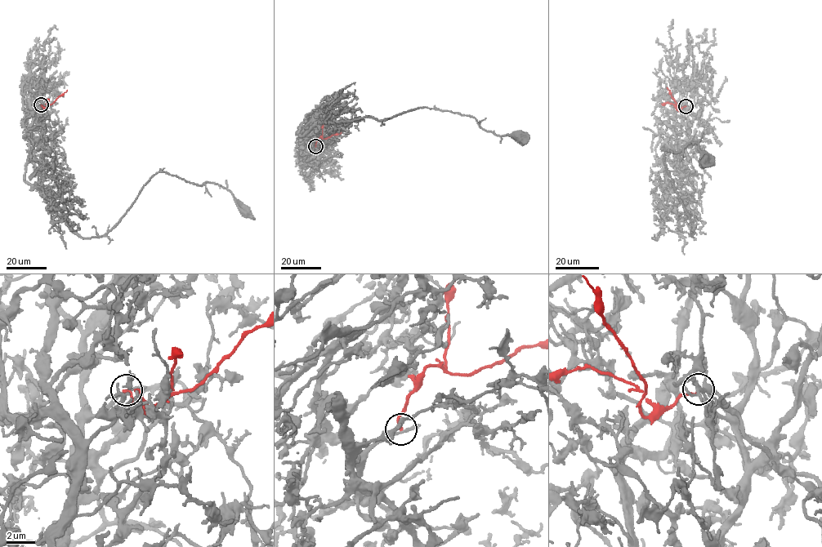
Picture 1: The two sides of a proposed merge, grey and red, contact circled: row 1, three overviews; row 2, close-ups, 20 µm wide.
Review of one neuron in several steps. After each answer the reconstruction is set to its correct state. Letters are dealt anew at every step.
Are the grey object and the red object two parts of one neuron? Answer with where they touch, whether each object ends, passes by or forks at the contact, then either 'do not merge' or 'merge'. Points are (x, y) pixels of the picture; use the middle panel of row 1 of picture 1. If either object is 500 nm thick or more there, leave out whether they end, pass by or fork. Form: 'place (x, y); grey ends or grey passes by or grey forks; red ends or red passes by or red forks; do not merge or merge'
place (315, 146); grey passes by; red ends; do not merge

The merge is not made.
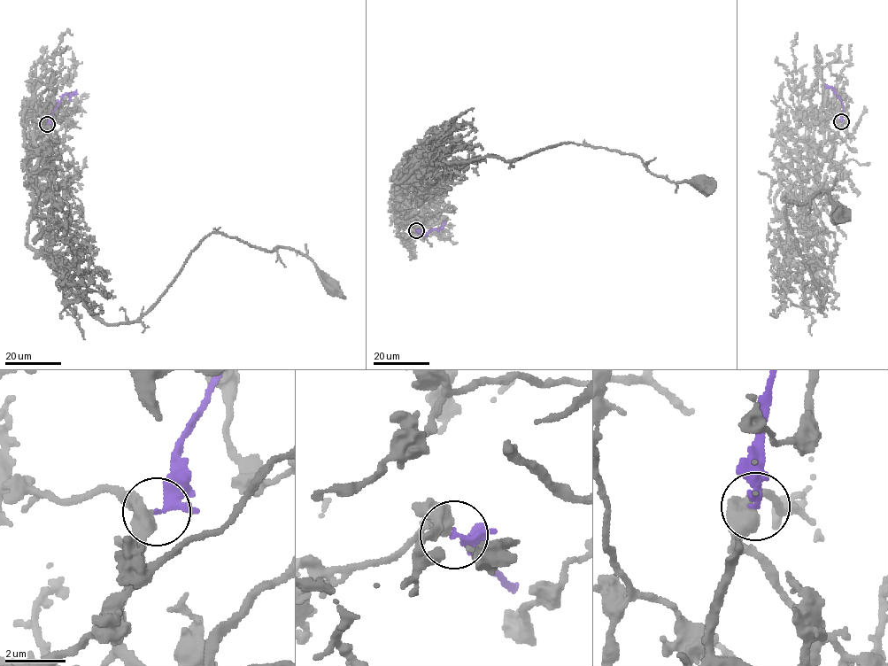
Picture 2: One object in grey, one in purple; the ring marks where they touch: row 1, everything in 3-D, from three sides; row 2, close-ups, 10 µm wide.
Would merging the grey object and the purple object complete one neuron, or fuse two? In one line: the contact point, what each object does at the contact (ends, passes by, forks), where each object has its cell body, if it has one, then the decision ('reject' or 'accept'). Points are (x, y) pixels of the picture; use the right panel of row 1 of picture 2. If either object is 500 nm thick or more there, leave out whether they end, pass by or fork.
(841, 121) | grey passes by | purple passes by | grey (837, 216) | purple none | accept

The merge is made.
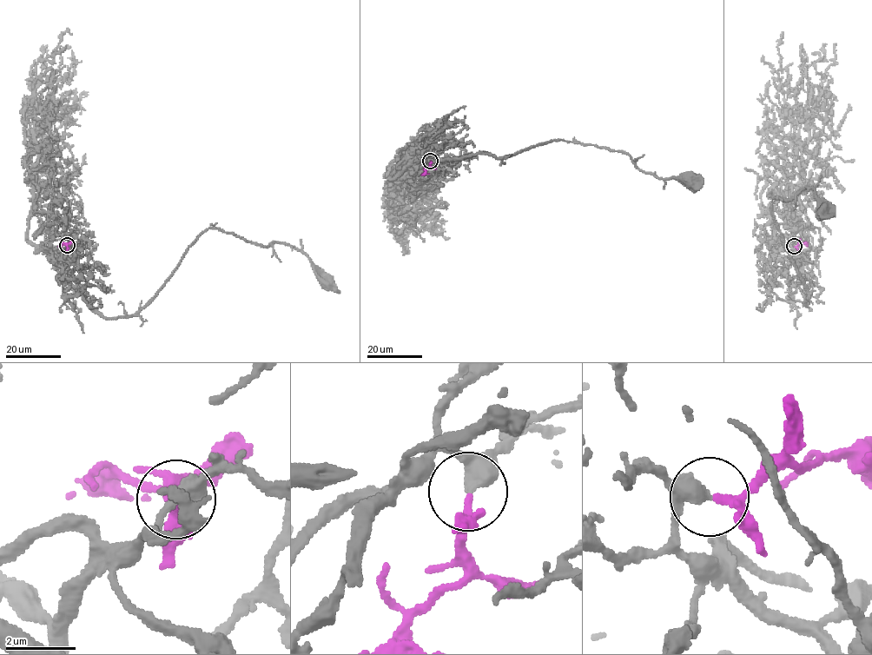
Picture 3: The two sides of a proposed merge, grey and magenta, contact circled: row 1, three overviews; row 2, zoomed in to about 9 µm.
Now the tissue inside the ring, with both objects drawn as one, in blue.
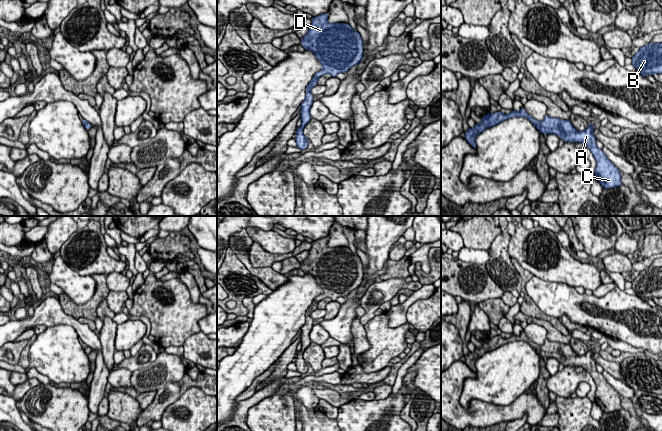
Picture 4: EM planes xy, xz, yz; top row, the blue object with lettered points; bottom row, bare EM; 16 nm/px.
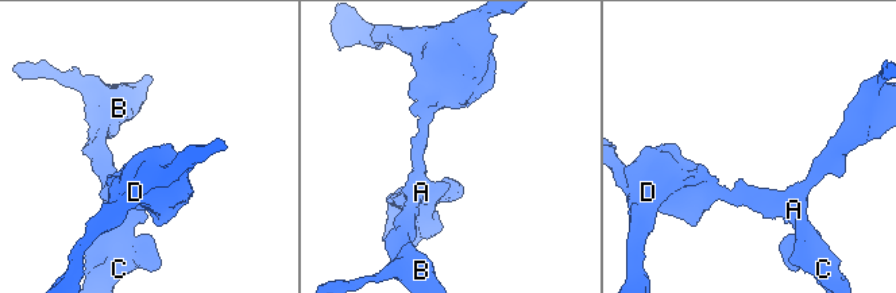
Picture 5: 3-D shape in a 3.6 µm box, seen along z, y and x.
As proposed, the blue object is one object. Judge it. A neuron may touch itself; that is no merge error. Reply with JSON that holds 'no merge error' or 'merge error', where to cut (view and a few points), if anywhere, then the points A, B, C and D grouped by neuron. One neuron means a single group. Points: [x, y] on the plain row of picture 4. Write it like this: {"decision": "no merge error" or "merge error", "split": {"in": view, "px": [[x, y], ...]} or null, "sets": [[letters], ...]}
{"decision": "no merge error", "split": null, "sets": [["A", "B", "C", "D"]]}

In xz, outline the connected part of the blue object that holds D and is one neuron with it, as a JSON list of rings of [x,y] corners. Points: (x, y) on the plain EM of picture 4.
[[[329,236],[312,241],[308,257],[301,263],[300,268],[306,274],[312,275],[323,293],[315,297],[312,304],[306,311],[305,324],[301,327],[301,351],[295,357],[297,372],[305,374],[308,370],[308,363],[303,358],[303,352],[311,344],[310,332],[314,319],[310,314],[318,308],[318,303],[324,298],[331,298],[336,301],[339,297],[346,297],[351,291],[357,289],[363,282],[363,265],[361,259],[356,256],[348,247],[328,247]]]

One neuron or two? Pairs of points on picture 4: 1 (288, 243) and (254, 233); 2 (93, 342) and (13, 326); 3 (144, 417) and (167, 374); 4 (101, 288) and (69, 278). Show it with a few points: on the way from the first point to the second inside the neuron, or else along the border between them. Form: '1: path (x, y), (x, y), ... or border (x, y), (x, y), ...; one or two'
1: path (280, 243), (273, 243), (262, 237); one
2: path (74, 323), (67, 319), (35, 319), (33, 321); one
3: border (165, 386), (156, 391); two
4: border (90, 275), (95, 281), (95, 293), (80, 304); two

